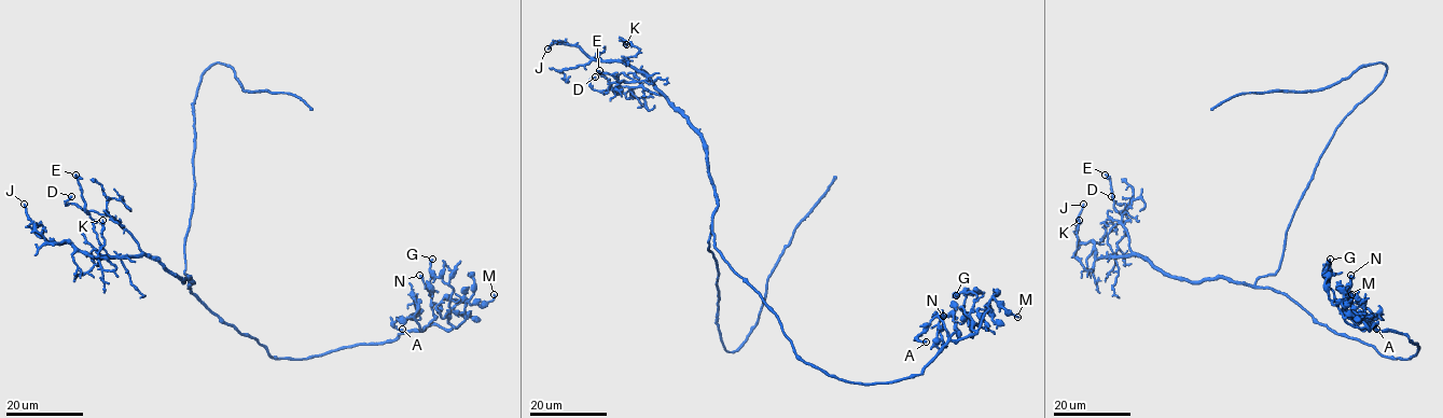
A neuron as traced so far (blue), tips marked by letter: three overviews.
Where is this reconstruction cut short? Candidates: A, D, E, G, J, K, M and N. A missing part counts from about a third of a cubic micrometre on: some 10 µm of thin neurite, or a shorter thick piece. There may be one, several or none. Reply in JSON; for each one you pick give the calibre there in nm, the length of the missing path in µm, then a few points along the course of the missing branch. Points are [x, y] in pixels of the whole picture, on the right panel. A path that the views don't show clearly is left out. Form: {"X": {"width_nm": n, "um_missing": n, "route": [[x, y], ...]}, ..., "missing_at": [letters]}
{"missing_at": []}

